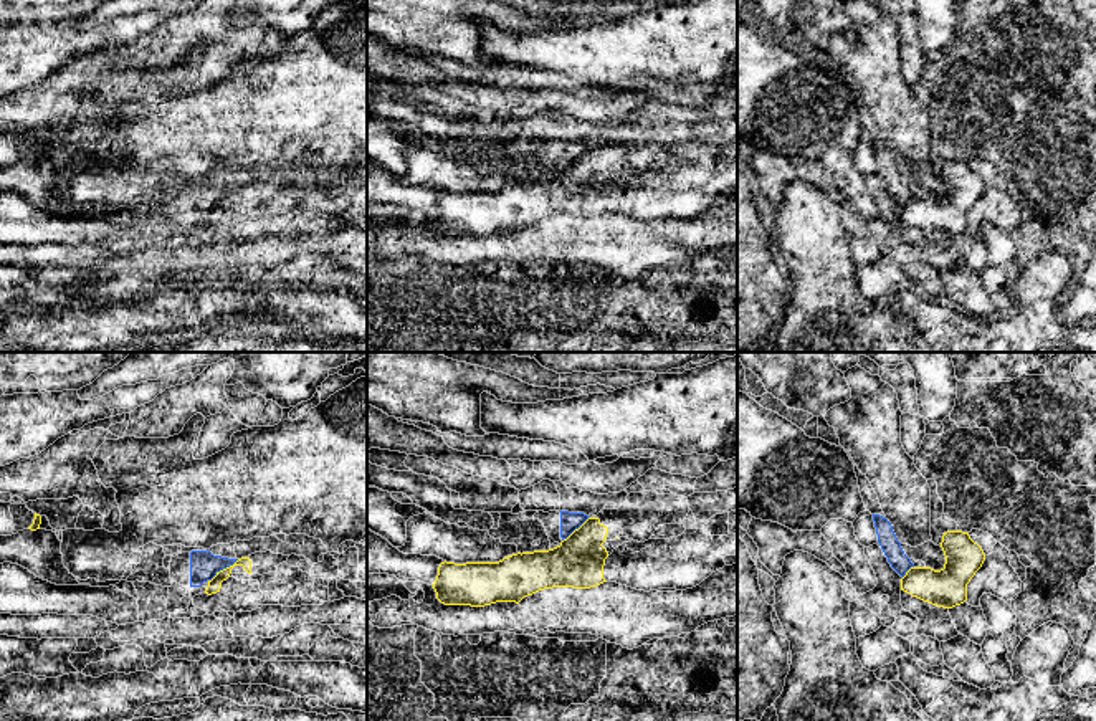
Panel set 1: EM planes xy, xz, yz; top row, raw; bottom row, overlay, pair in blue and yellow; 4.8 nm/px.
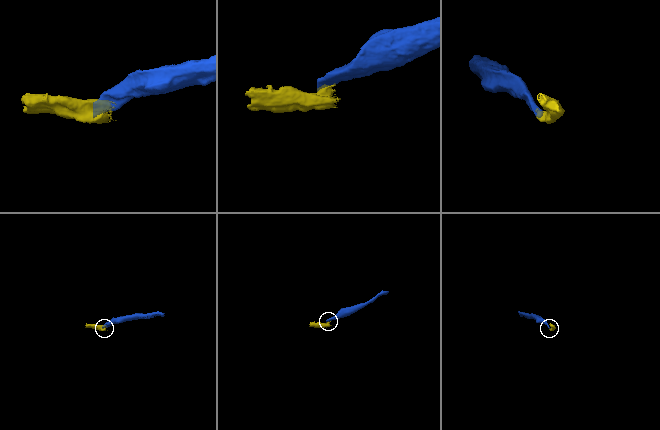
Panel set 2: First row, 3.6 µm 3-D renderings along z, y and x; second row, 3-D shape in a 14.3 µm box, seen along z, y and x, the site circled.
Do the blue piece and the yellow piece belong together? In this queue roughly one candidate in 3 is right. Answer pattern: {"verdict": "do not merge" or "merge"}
{"verdict": "do not merge"}

